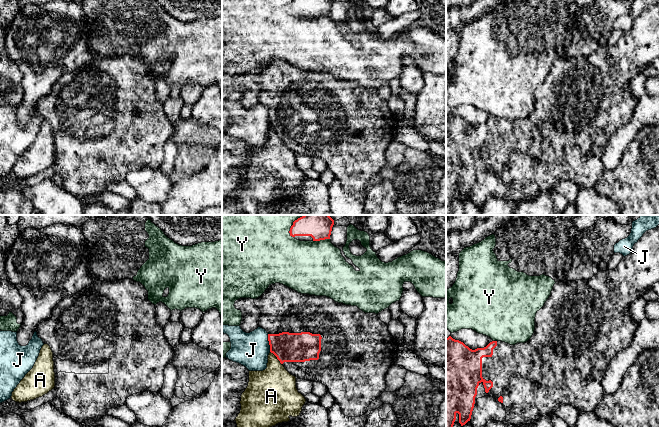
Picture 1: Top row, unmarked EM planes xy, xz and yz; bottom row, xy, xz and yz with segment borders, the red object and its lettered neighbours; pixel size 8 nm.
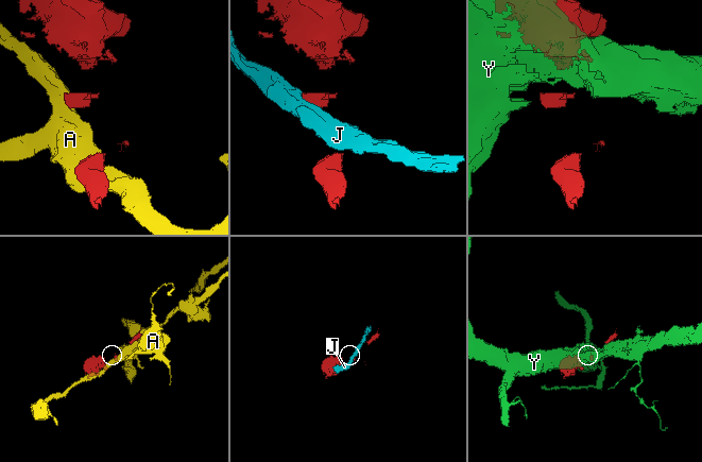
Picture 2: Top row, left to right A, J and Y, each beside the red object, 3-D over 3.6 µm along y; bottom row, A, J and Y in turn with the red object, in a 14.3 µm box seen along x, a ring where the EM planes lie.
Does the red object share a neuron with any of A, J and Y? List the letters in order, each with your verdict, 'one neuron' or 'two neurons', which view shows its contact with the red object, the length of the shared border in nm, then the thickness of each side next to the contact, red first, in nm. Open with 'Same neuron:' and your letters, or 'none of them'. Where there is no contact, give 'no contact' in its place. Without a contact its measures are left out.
Same neuron: none of them
A: two neurons; contact in xz; length 140 nm; calibres 240 and 360 nm
J: two neurons; contact in xz; length 150 nm; calibres 240 and 280 nm
Y: two neurons; contact in xz; length 140 nm; calibres 240 and 440 nm

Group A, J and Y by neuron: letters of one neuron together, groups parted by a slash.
A / J / Y

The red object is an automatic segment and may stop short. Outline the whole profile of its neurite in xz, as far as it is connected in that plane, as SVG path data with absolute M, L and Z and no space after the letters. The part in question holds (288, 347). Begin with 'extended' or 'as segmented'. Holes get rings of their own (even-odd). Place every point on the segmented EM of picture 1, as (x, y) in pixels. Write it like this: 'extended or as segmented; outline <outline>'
extended; outline M280 283L269 285L260 297L254 299L254 303L261 311L259 327L268 333L270 352L296 379L325 385L345 416L364 415L370 403L385 391L385 376L394 365L399 346L378 314L365 313L357 306L338 303L326 296L301 294Z

